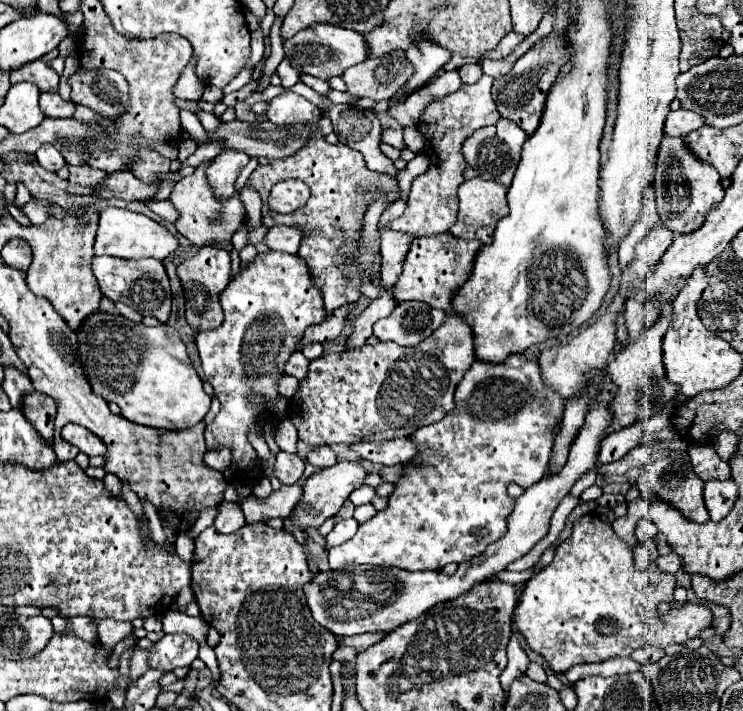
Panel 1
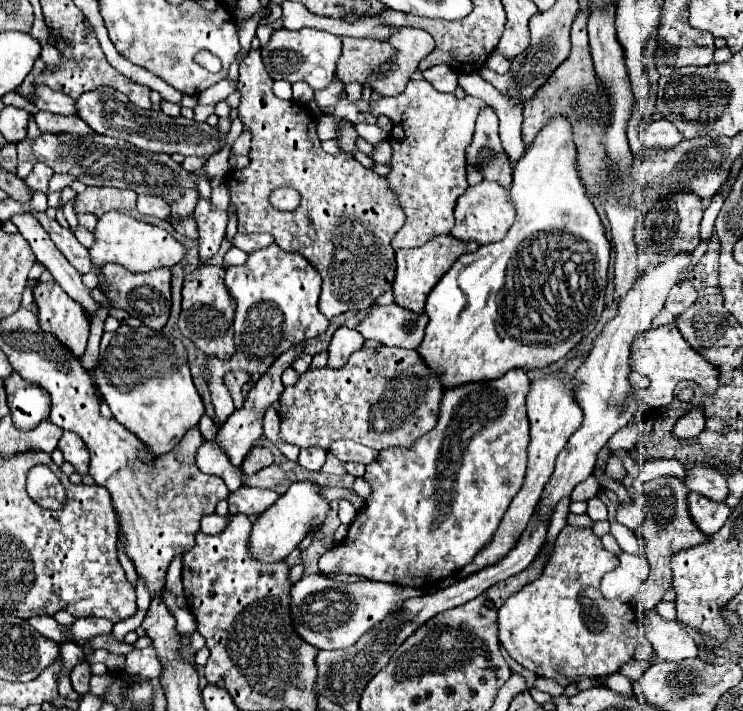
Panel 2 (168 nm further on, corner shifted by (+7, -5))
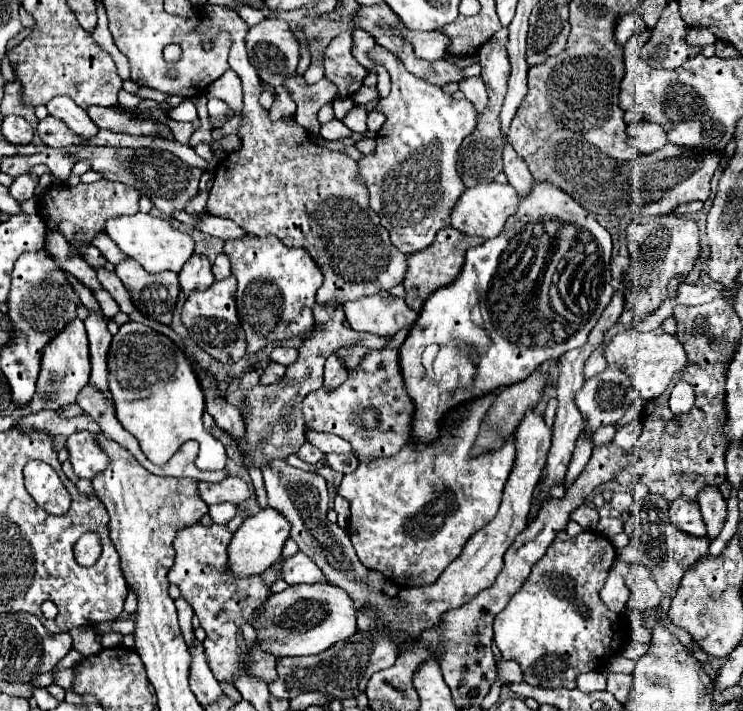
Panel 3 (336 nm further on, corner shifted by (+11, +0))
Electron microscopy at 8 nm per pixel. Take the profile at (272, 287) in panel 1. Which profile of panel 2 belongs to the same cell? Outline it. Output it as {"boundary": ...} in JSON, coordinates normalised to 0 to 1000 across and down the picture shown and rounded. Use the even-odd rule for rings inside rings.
{"boundary":[[[373,343],[351,349],[335,357],[327,374],[314,374],[306,380],[303,399],[311,416],[319,422],[316,436],[316,487],[319,495],[308,506],[292,506],[281,501],[281,549],[295,594],[308,588],[316,577],[311,557],[300,540],[300,529],[311,520],[330,520],[338,529],[354,526],[370,509],[373,501],[386,495],[392,487],[410,481],[410,475],[424,475],[435,470],[443,450],[429,439],[427,422],[432,411],[429,383],[402,357],[384,354]]]}

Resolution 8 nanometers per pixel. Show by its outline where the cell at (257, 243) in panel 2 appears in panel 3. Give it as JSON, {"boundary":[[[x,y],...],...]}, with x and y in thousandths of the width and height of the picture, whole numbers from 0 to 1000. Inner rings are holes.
{"boundary":[[[279,302],[271,308],[271,314],[265,316],[265,322],[271,322],[273,328],[279,331],[287,331],[287,333],[295,333],[300,339],[306,336],[327,336],[332,328],[319,316],[314,314],[311,308],[300,308],[300,305],[287,305],[287,302]]]}

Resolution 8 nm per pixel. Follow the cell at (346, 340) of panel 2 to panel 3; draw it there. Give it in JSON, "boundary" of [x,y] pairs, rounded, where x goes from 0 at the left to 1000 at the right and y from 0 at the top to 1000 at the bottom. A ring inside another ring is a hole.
{"boundary":[[[454,496],[443,499],[437,508],[437,544],[454,544],[459,541],[459,536],[467,533],[467,519],[462,505],[454,502]]]}

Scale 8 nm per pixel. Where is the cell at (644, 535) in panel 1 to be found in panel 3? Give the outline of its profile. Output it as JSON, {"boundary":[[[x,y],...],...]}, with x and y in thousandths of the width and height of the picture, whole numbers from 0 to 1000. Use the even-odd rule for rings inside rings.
{"boundary":[[[838,691],[838,693],[828,693],[825,702],[822,702],[822,713],[830,716],[833,722],[847,722],[849,707],[852,707],[852,696],[844,693],[844,691]]]}

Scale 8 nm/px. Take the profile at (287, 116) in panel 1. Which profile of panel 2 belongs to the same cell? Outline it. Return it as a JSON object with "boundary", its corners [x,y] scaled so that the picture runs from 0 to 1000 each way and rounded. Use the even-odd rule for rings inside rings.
{"boundary":[[[335,70],[322,84],[319,124],[324,129],[324,146],[319,155],[322,155],[327,180],[332,180],[341,191],[338,214],[335,214],[338,228],[324,239],[308,239],[311,245],[303,248],[303,259],[308,264],[308,276],[322,307],[322,326],[327,329],[359,326],[370,335],[370,343],[376,343],[381,352],[408,357],[435,391],[429,436],[440,447],[464,442],[470,436],[472,439],[491,436],[499,428],[505,428],[505,422],[515,411],[526,408],[526,399],[532,394],[532,374],[534,374],[532,352],[526,349],[526,335],[542,318],[545,301],[537,293],[534,278],[518,259],[515,248],[507,248],[502,239],[483,231],[467,214],[440,217],[432,208],[432,197],[424,183],[427,169],[416,160],[416,152],[394,141],[370,138],[365,129],[365,118],[367,113],[357,101],[349,70]],[[378,262],[397,264],[405,273],[405,287],[400,290],[400,295],[378,298],[367,293],[367,287],[362,284],[362,276],[370,264],[378,264]]]}

